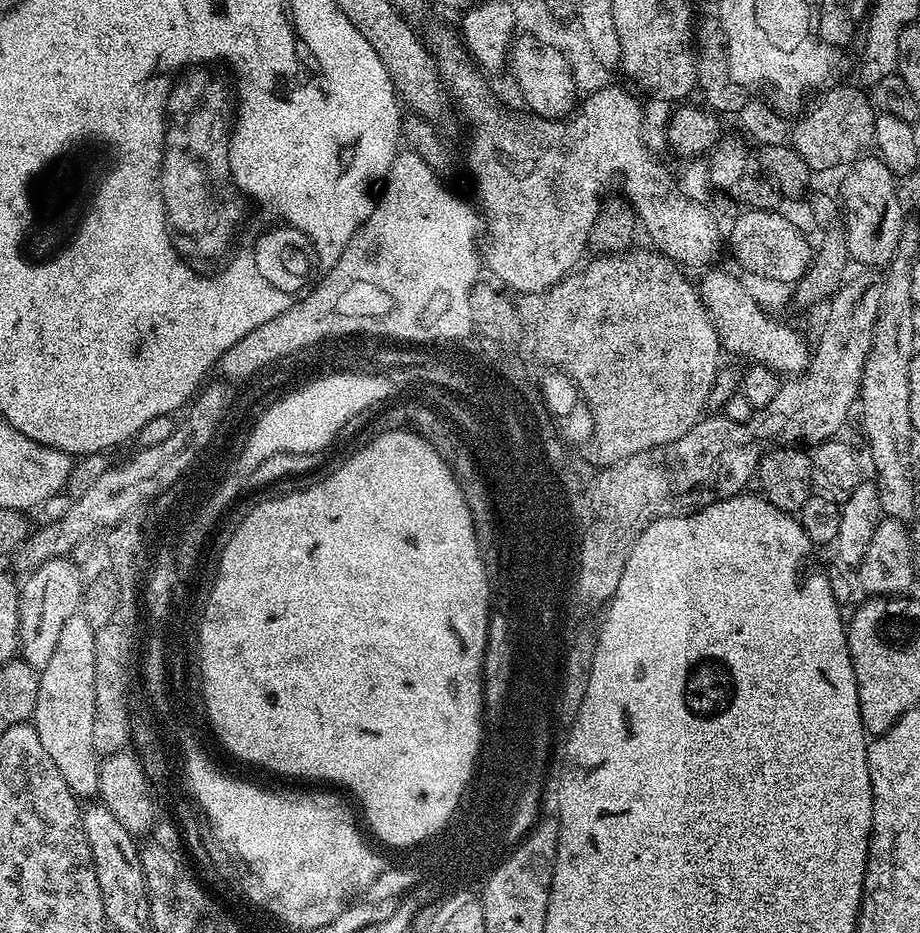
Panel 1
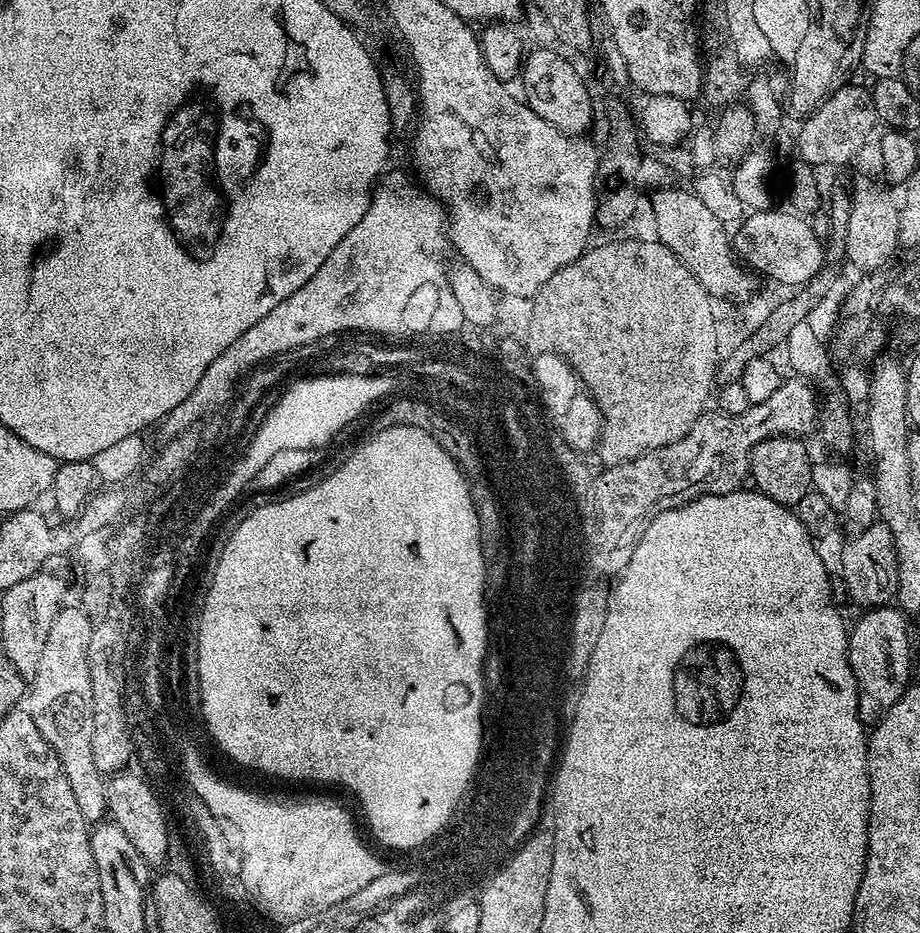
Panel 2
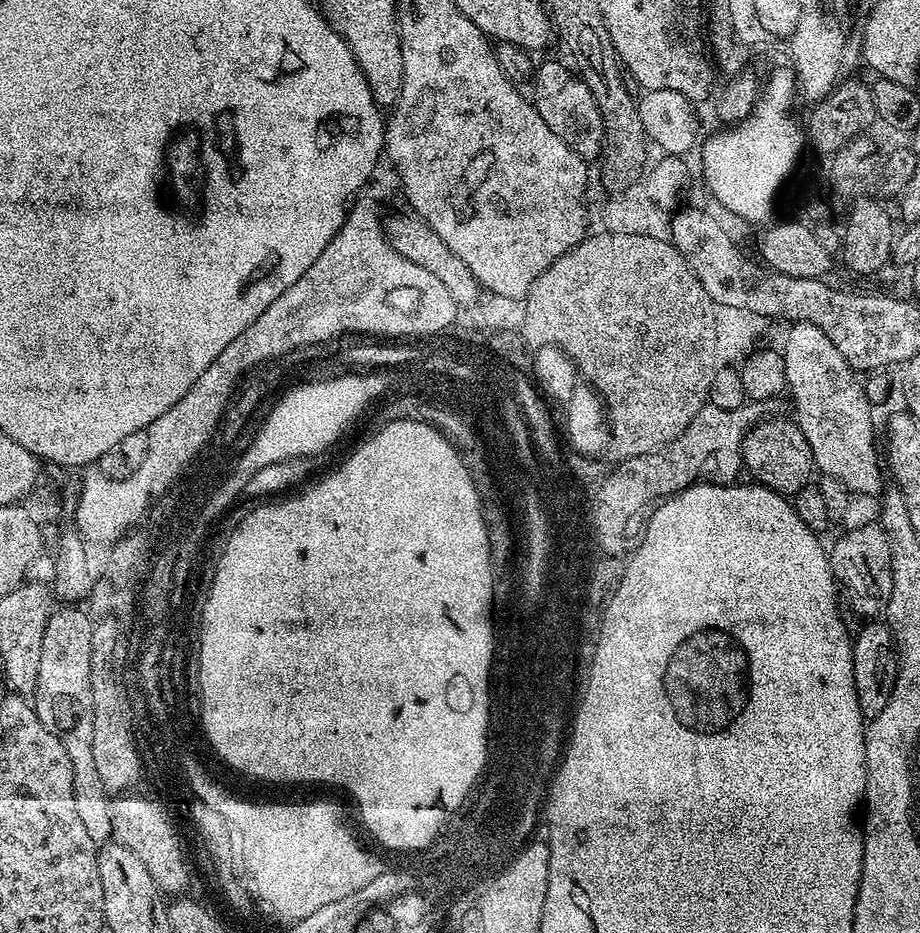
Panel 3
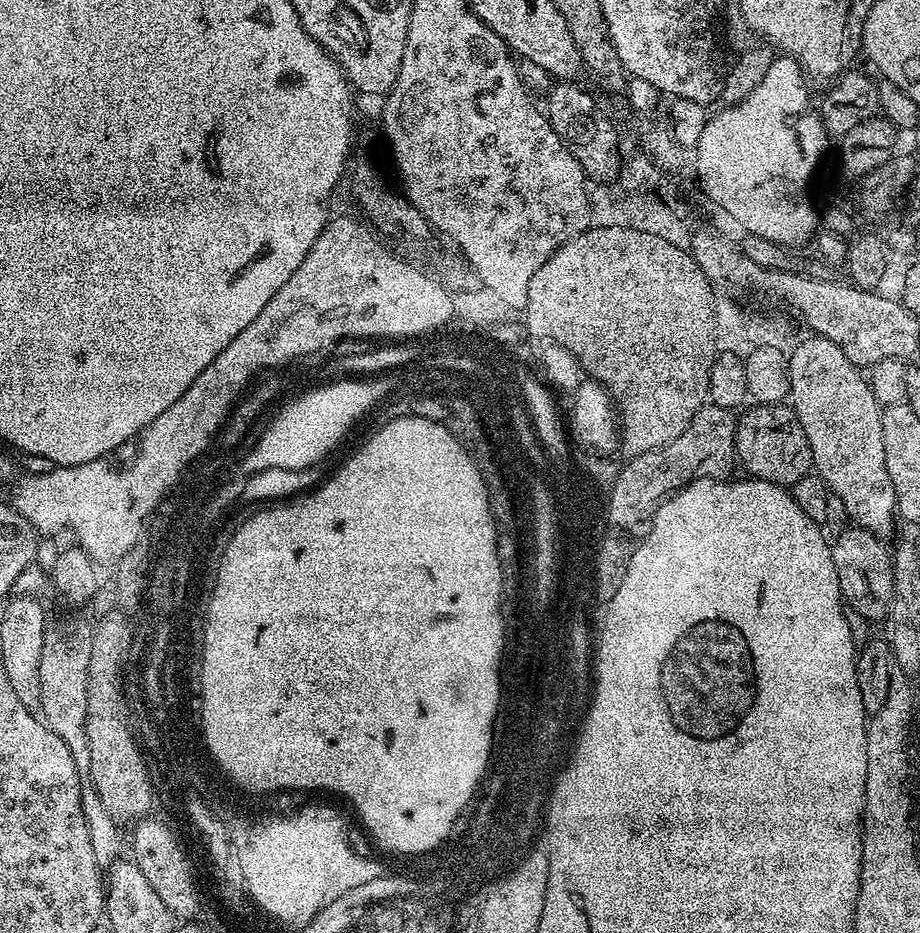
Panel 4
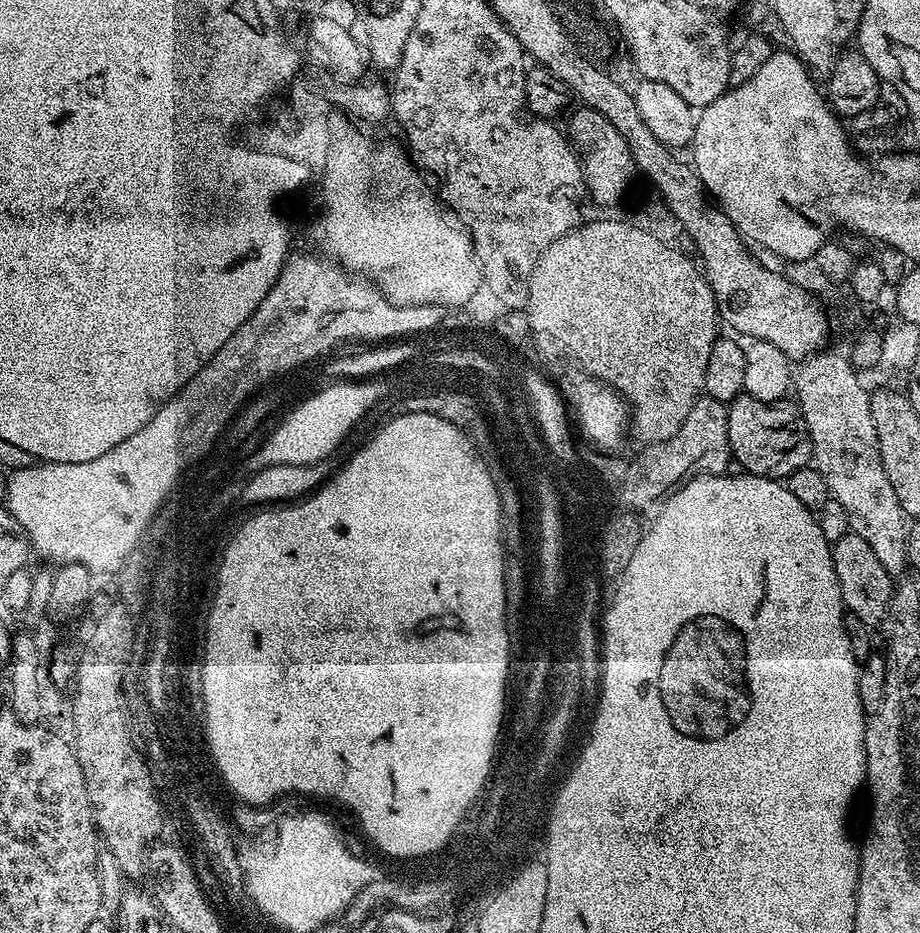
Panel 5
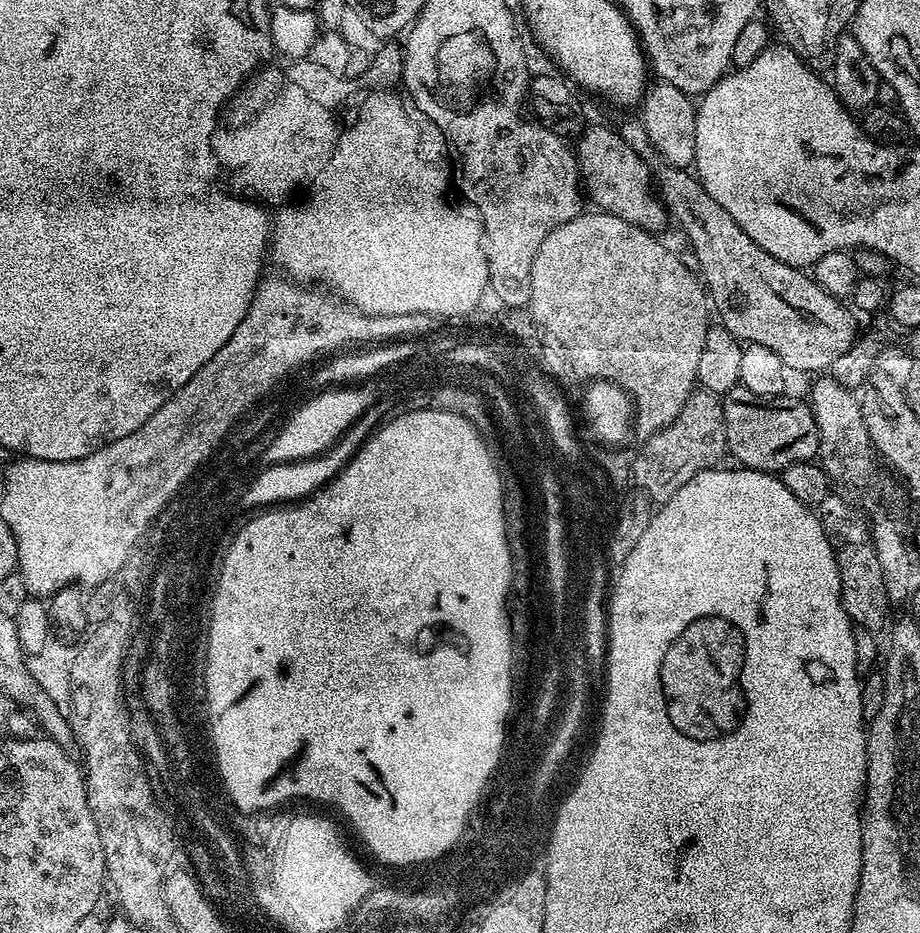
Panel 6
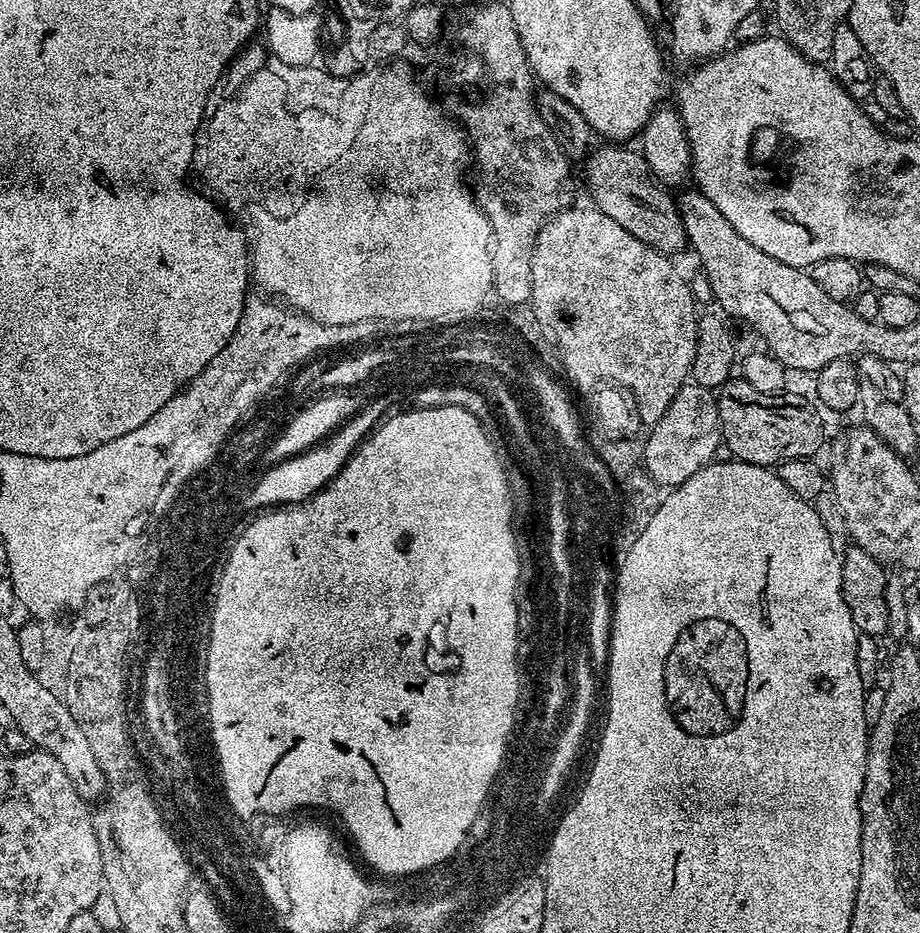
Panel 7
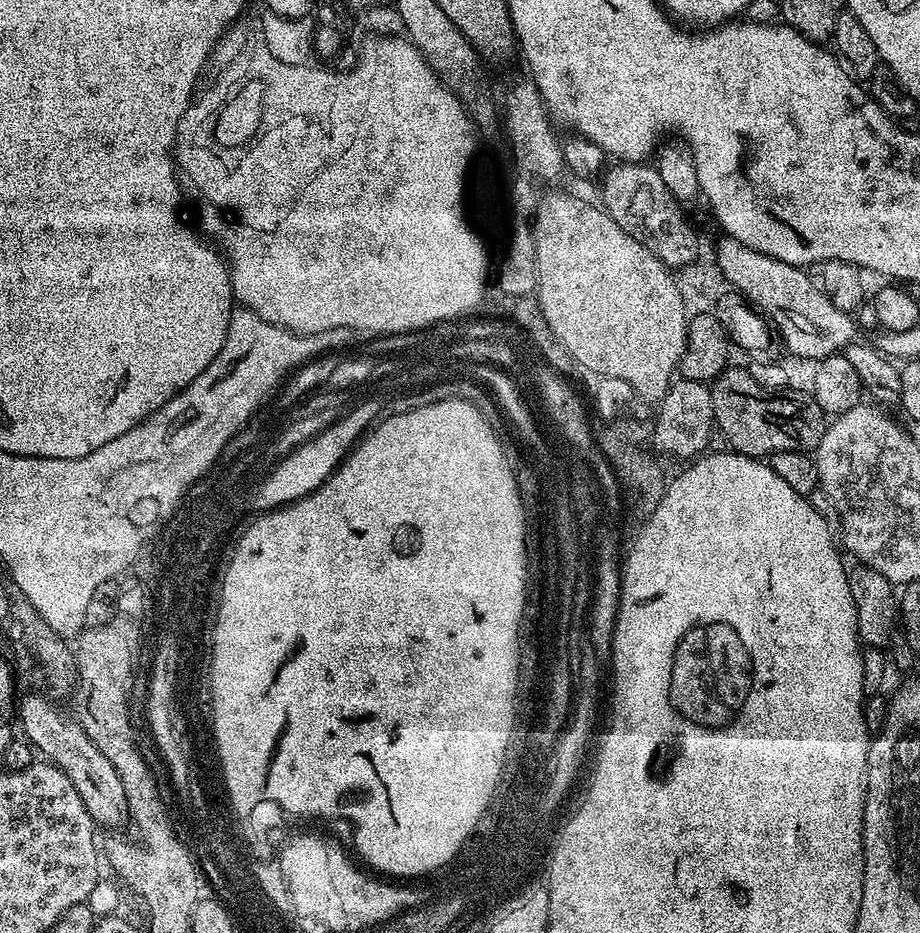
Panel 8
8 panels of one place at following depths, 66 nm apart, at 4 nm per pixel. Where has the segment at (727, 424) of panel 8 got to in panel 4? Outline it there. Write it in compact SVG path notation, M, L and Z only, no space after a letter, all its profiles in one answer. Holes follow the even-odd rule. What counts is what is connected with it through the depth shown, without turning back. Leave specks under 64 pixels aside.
M784 402L753 403L751 407L745 407L736 422L736 459L739 467L744 467L751 479L781 486L791 486L798 482L798 478L809 475L814 468L810 442L795 410Z

